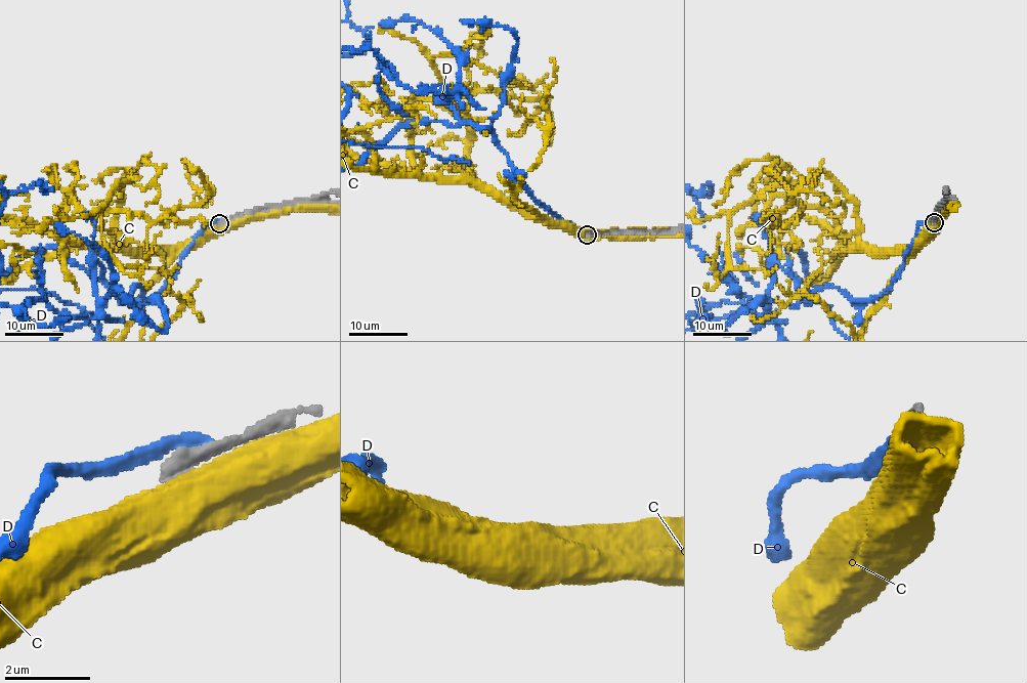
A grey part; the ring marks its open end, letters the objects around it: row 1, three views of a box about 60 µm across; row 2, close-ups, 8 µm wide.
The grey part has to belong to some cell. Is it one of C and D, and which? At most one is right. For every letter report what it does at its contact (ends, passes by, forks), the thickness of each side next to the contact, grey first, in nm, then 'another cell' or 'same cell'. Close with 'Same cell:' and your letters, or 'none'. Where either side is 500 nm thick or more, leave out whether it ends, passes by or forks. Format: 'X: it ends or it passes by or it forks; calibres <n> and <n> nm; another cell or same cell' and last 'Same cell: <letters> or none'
C: calibres 300 and 750 nm; another cell
D: it ends; calibres 460 and 320 nm; another cell
Same cell: none

